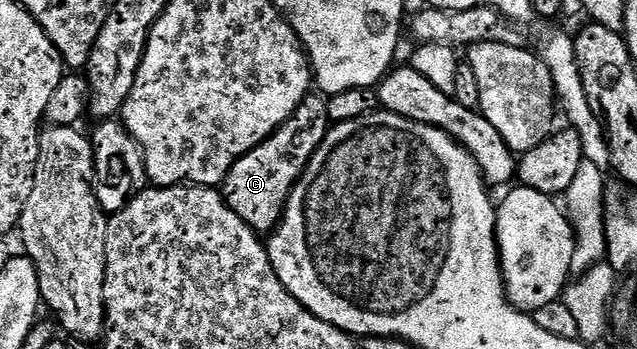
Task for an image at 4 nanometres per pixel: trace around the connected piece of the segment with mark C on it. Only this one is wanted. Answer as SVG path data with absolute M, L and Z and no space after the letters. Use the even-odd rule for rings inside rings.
M310 95L287 120L259 147L243 155L231 167L223 182L223 196L227 207L259 235L272 234L281 224L285 204L291 191L309 165L317 148L331 128L329 103L324 96ZM317 96L317 97L316 97Z

